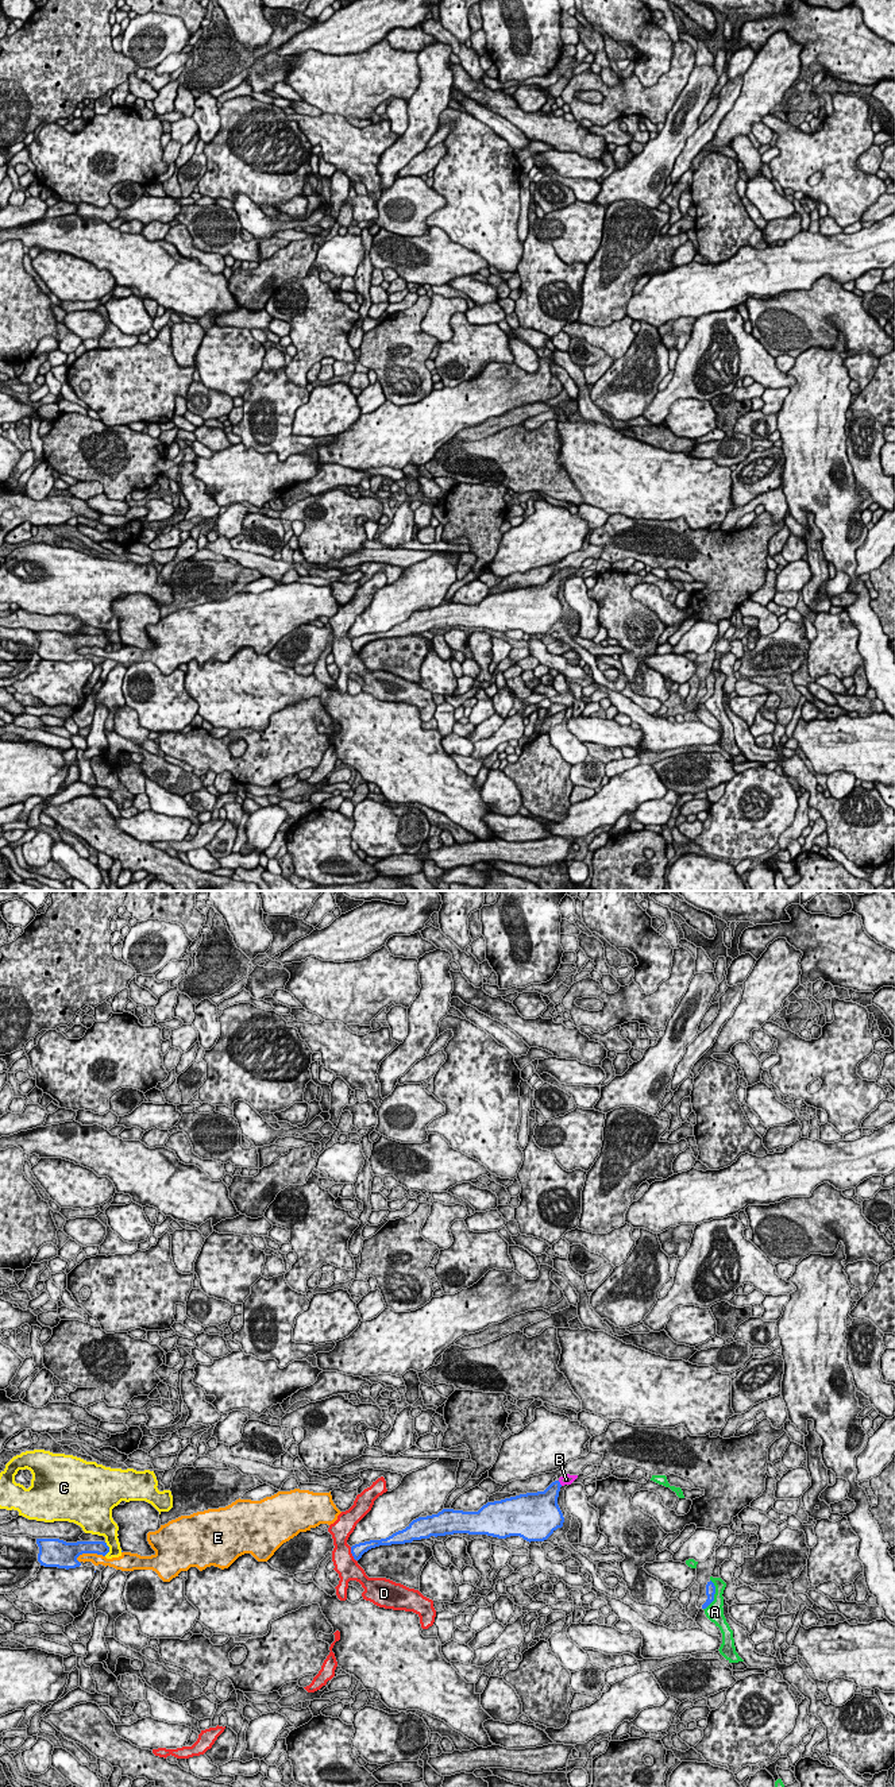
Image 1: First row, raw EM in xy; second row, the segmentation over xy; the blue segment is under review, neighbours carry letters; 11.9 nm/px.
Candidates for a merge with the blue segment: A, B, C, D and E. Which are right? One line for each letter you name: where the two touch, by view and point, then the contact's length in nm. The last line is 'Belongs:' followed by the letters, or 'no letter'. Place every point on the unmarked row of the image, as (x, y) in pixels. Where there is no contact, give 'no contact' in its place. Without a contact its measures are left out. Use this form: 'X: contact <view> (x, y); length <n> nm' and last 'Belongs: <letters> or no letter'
B: contact xy (559, 576); length 80 nm
Belongs: B

